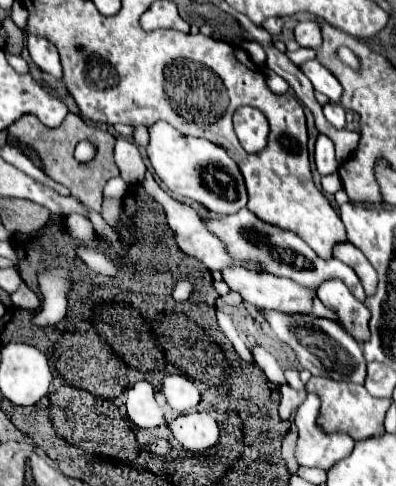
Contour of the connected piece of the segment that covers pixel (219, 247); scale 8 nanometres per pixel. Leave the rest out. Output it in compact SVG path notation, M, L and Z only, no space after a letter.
M147 171L145 173L141 184L143 184L145 192L147 192L153 200L157 200L157 202L163 206L163 210L165 210L165 214L167 214L167 224L169 224L169 228L175 232L175 240L177 240L179 248L181 248L187 256L197 258L197 260L203 262L209 270L221 270L223 266L229 266L229 264L241 264L241 266L245 266L245 268L255 268L255 270L259 270L259 266L247 266L247 264L243 264L243 262L231 260L229 254L227 254L227 250L223 250L223 244L221 244L213 234L209 234L209 230L203 226L203 222L201 222L201 218L197 216L197 212L195 212L189 204L179 202L179 200L171 198L167 192L163 192L163 188L155 182L155 178L151 176L151 172Z

